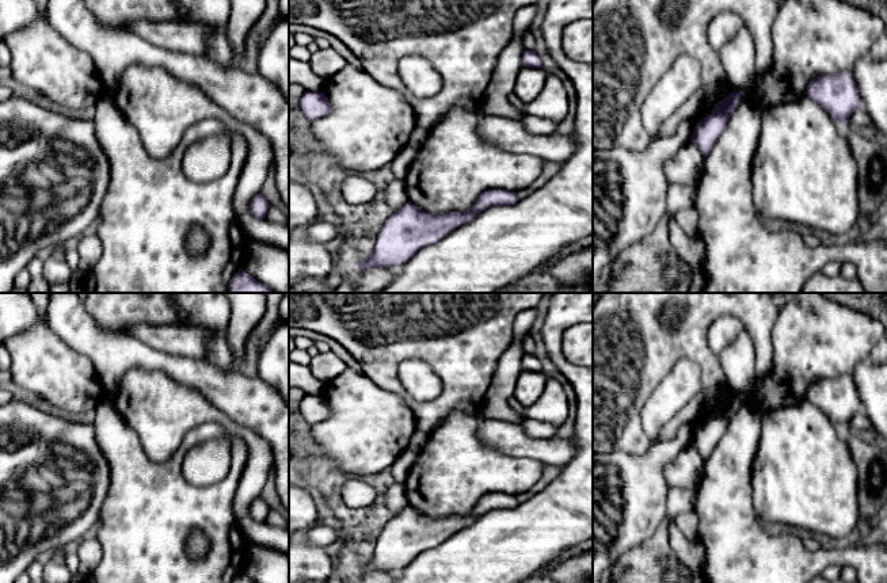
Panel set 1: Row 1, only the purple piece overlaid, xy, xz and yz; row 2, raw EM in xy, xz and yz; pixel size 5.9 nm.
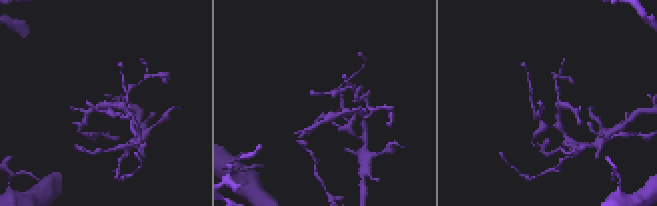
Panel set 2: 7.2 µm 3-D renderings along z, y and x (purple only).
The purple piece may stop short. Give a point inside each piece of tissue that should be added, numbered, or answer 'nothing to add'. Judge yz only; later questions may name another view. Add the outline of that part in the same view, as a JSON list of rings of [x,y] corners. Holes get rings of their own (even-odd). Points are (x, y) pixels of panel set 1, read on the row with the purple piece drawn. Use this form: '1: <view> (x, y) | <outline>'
nothing to add

